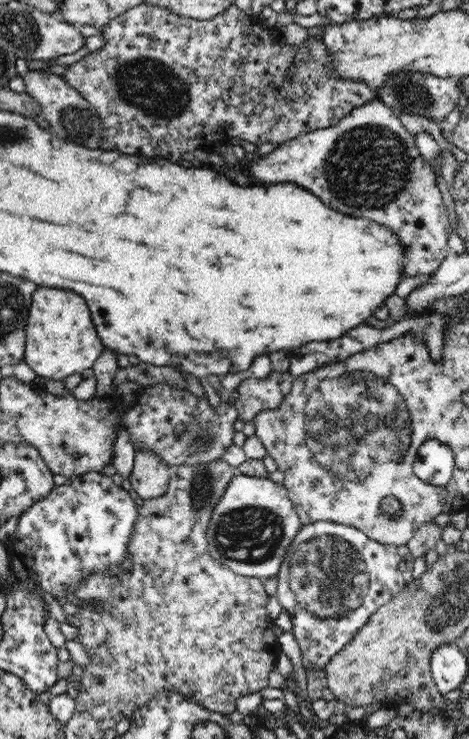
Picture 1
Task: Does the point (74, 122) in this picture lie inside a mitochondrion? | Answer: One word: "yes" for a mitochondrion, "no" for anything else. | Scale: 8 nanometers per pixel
yes

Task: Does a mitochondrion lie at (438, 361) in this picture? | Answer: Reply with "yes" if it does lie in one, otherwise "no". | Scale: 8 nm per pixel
no

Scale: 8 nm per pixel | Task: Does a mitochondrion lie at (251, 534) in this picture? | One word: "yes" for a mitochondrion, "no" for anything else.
yes

